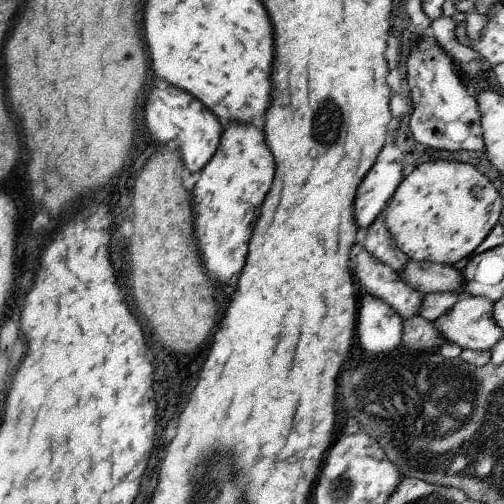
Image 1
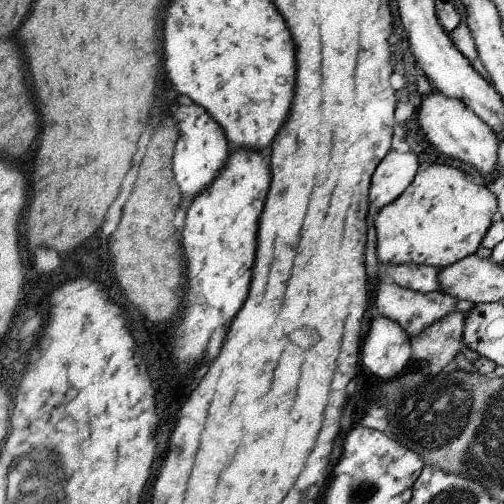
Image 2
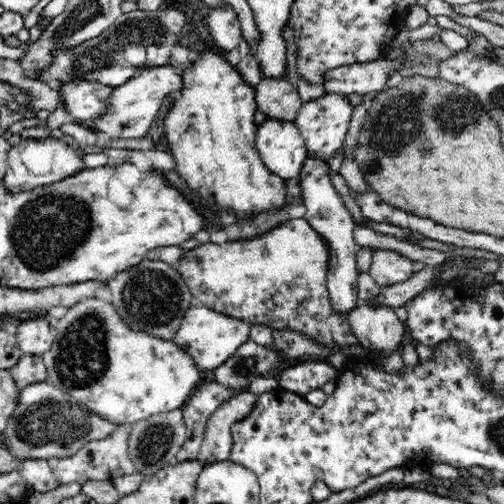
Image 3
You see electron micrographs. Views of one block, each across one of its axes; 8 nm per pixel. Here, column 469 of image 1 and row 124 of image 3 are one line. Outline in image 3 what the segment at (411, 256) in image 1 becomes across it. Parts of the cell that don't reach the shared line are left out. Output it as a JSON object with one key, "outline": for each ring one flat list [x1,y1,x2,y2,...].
{"outline":[[206,52,202,60,194,62,194,66,186,74,182,74,182,82,184,82,182,96,176,98,176,104,168,112,164,122,170,152,178,166,176,172,180,172,190,184,190,188,194,188,198,194,218,202,224,208,236,210,240,216,262,214,264,210,268,212,272,208,284,206,286,204,284,178,276,178,276,174,272,174,266,168,256,148,256,134,258,134,258,124,254,122,254,110,258,108,256,88,246,84,236,68,218,60,212,52]]}

